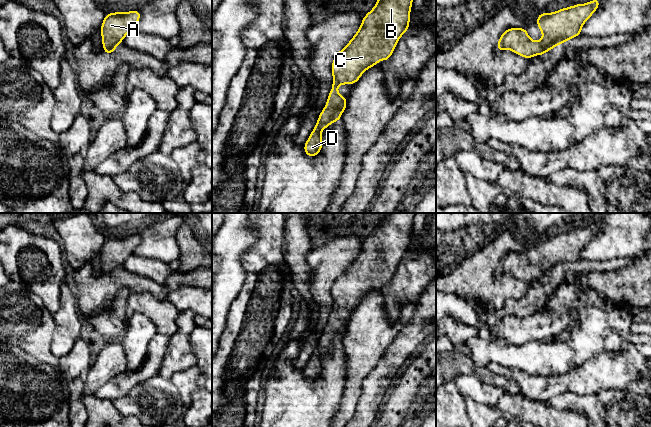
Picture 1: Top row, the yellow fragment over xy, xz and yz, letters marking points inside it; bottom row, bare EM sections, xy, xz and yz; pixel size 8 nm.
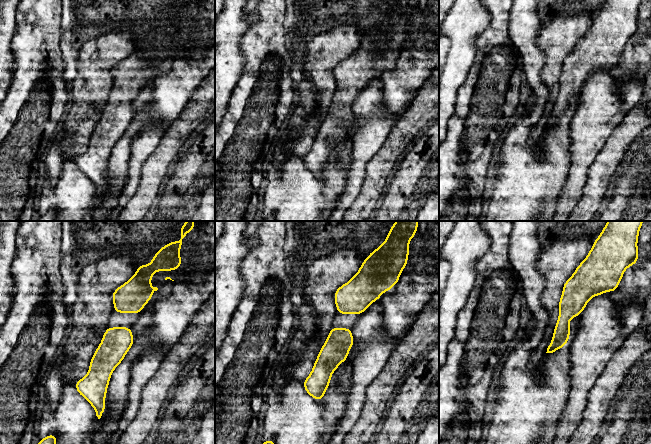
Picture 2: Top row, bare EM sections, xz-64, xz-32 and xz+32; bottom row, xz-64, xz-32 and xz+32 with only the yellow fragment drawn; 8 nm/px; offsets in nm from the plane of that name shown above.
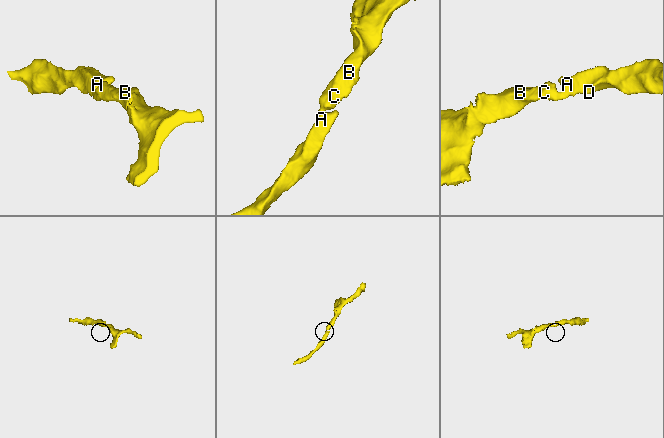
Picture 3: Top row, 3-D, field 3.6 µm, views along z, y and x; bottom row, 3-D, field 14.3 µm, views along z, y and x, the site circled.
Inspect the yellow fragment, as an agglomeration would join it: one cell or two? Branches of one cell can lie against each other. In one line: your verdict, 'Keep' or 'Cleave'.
Keep

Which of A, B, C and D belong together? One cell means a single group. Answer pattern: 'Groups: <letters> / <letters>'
Groups: A B C D

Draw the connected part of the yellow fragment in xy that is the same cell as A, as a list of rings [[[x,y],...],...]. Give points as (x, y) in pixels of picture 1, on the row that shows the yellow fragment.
[[[139,10],[122,13],[106,13],[101,24],[101,37],[104,53],[111,56],[116,47],[124,40],[141,18]]]

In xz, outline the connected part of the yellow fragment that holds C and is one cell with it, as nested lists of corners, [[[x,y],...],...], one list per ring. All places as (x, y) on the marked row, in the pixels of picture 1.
[[[378,0],[374,8],[362,19],[361,26],[349,43],[340,50],[332,61],[332,88],[326,106],[321,111],[316,126],[303,148],[306,156],[316,157],[323,146],[321,132],[334,121],[341,121],[341,113],[347,106],[347,97],[341,96],[337,87],[342,84],[354,85],[370,67],[377,66],[379,60],[390,59],[399,38],[407,32],[410,24],[410,10],[413,0]]]

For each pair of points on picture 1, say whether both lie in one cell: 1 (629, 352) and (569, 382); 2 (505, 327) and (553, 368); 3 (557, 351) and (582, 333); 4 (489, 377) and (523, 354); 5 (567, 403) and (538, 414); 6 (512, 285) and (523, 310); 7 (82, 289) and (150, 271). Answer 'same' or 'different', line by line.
1: same
2: different
3: different
4: different
5: different
6: different
7: different

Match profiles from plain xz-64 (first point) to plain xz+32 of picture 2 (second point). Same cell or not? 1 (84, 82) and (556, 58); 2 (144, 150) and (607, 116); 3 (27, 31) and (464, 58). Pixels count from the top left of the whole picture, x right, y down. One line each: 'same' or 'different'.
1: same
2: same
3: different

